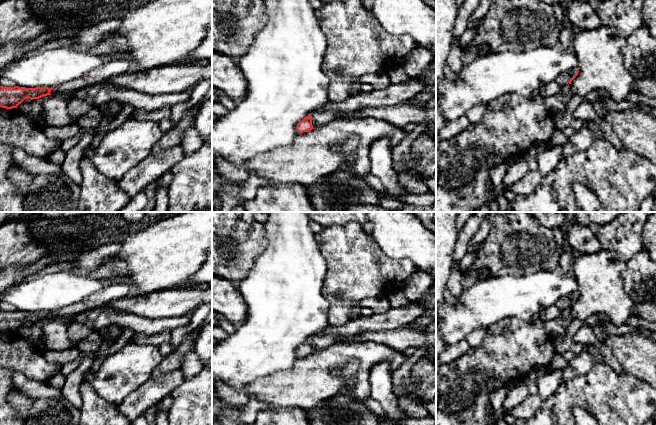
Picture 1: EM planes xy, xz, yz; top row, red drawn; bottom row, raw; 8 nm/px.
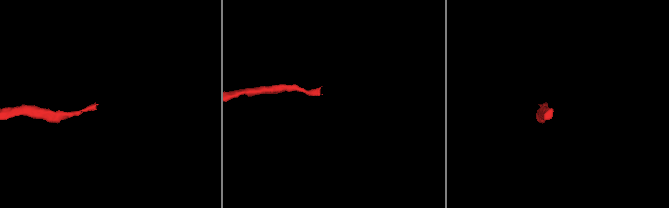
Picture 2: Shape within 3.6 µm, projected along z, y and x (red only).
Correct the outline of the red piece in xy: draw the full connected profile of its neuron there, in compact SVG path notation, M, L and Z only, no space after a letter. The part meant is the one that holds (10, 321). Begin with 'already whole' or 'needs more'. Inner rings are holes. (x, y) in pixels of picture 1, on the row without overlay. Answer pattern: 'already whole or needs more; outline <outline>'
needs more; outline M109 282L102 291L85 298L79 303L56 311L25 312L19 310L0 310L0 331L6 333L17 332L27 322L33 324L47 319L62 319L67 321L69 317L77 313L100 308L103 305L112 304L117 300L126 298L128 292L129 288L126 283Z

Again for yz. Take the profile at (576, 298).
needs more; outline M574 292L569 296L560 298L555 305L559 308L560 311L568 307L571 308L572 304L578 299L578 297L579 292Z

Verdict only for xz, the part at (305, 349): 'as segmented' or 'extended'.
extended

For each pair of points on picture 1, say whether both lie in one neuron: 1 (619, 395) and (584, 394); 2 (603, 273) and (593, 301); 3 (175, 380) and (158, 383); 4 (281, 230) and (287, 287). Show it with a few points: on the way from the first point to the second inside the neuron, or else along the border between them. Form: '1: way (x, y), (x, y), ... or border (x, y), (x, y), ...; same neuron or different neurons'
1: way (610, 394), (593, 394); same neuron
2: way (601, 280), (601, 292), (599, 294); same neuron
3: way (171, 381), (162, 383); same neuron
4: way (287, 244), (287, 273); same neuron

